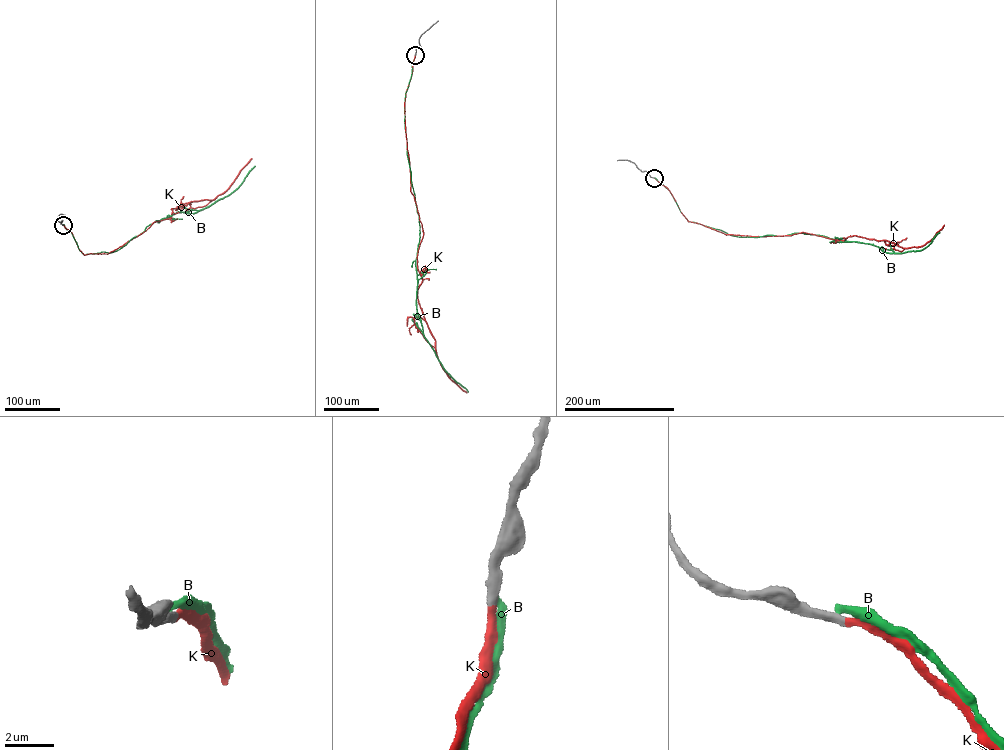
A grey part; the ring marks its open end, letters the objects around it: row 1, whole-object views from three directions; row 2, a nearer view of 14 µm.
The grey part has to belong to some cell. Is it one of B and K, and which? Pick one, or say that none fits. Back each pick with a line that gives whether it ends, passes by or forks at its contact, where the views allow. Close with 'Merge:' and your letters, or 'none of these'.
K: it ends
Merge: K

